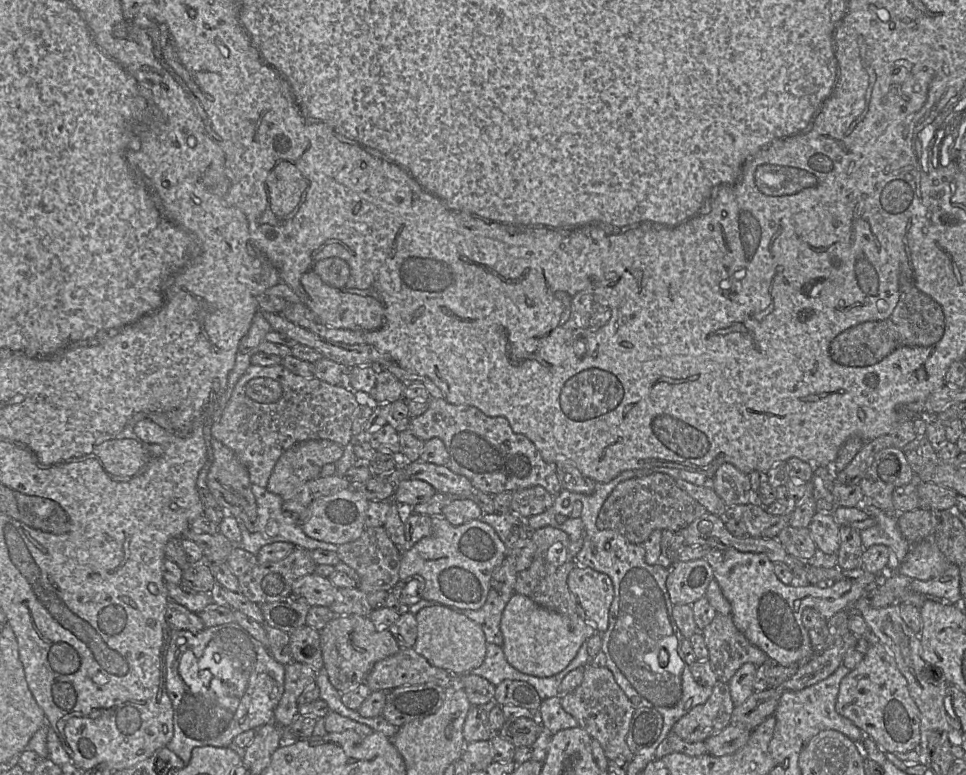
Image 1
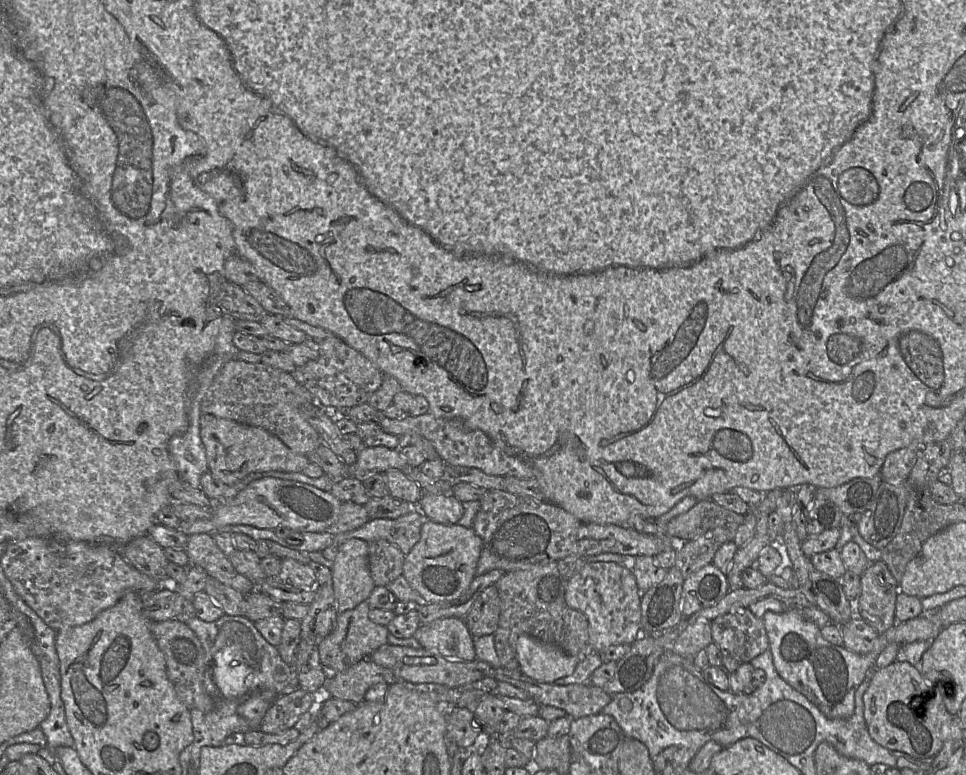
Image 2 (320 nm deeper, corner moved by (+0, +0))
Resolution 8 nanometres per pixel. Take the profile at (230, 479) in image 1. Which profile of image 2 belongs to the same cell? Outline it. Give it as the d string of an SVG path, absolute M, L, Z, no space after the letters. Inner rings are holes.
M209 414L200 416L200 438L205 448L208 471L226 486L255 472L302 472L309 463L306 455L295 453L277 436L261 427Z

